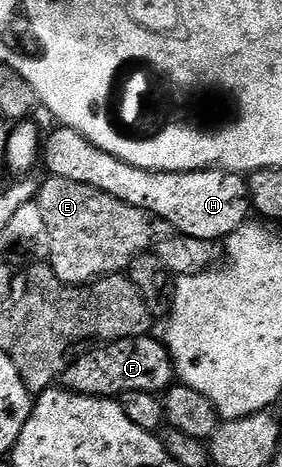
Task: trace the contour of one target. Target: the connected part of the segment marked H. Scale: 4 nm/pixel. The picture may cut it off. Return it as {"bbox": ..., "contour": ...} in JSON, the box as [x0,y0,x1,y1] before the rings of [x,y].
{"bbox":[41,127,252,243],"contour":[[[55,127],[51,134],[46,134],[41,145],[41,165],[47,168],[50,176],[61,179],[73,179],[73,183],[85,183],[89,187],[97,187],[97,191],[105,191],[105,195],[113,195],[113,199],[121,199],[121,203],[129,203],[129,207],[137,207],[141,211],[163,222],[164,226],[171,225],[176,234],[193,239],[205,239],[216,243],[222,242],[230,233],[248,224],[252,216],[251,187],[248,178],[241,173],[230,173],[228,169],[198,169],[184,173],[166,173],[133,167],[133,163],[125,163],[117,159],[117,155],[109,155],[109,151],[101,151],[85,135],[73,131],[70,127]]]}

